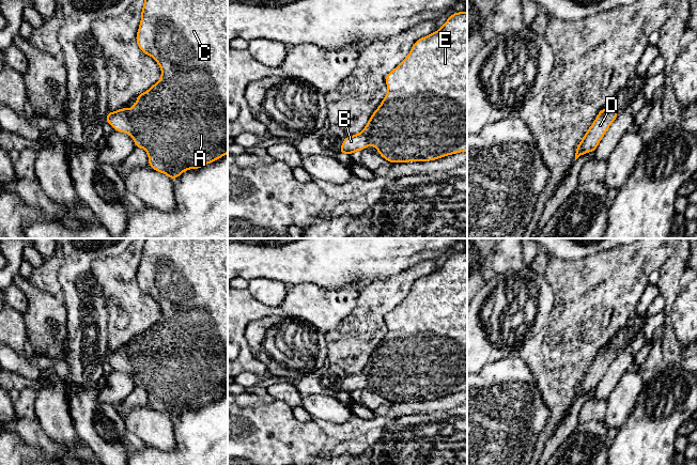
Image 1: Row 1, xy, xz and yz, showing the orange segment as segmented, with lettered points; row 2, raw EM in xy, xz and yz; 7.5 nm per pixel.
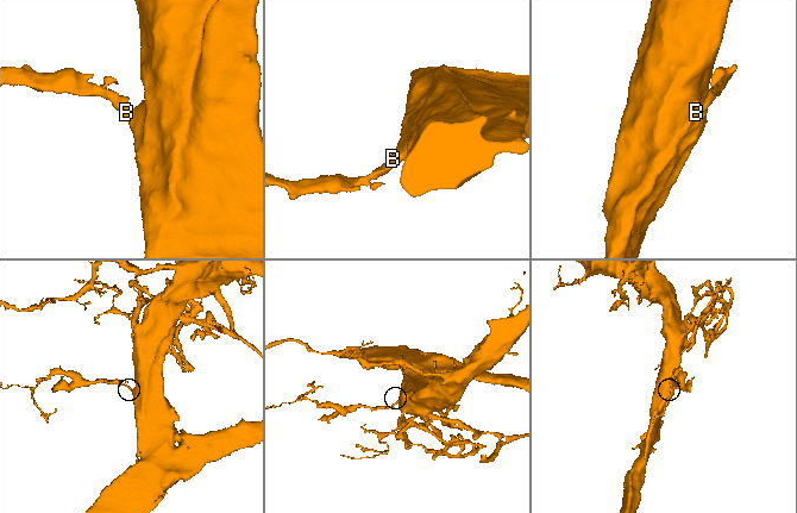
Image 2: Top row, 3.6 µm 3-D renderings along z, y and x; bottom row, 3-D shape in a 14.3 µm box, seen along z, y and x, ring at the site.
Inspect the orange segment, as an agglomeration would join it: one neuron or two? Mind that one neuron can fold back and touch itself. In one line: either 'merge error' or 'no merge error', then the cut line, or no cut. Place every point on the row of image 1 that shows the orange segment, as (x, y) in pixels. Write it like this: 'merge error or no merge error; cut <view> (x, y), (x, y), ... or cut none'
no merge error; cut none

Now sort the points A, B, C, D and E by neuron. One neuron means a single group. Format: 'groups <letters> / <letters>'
groups A B C D E

